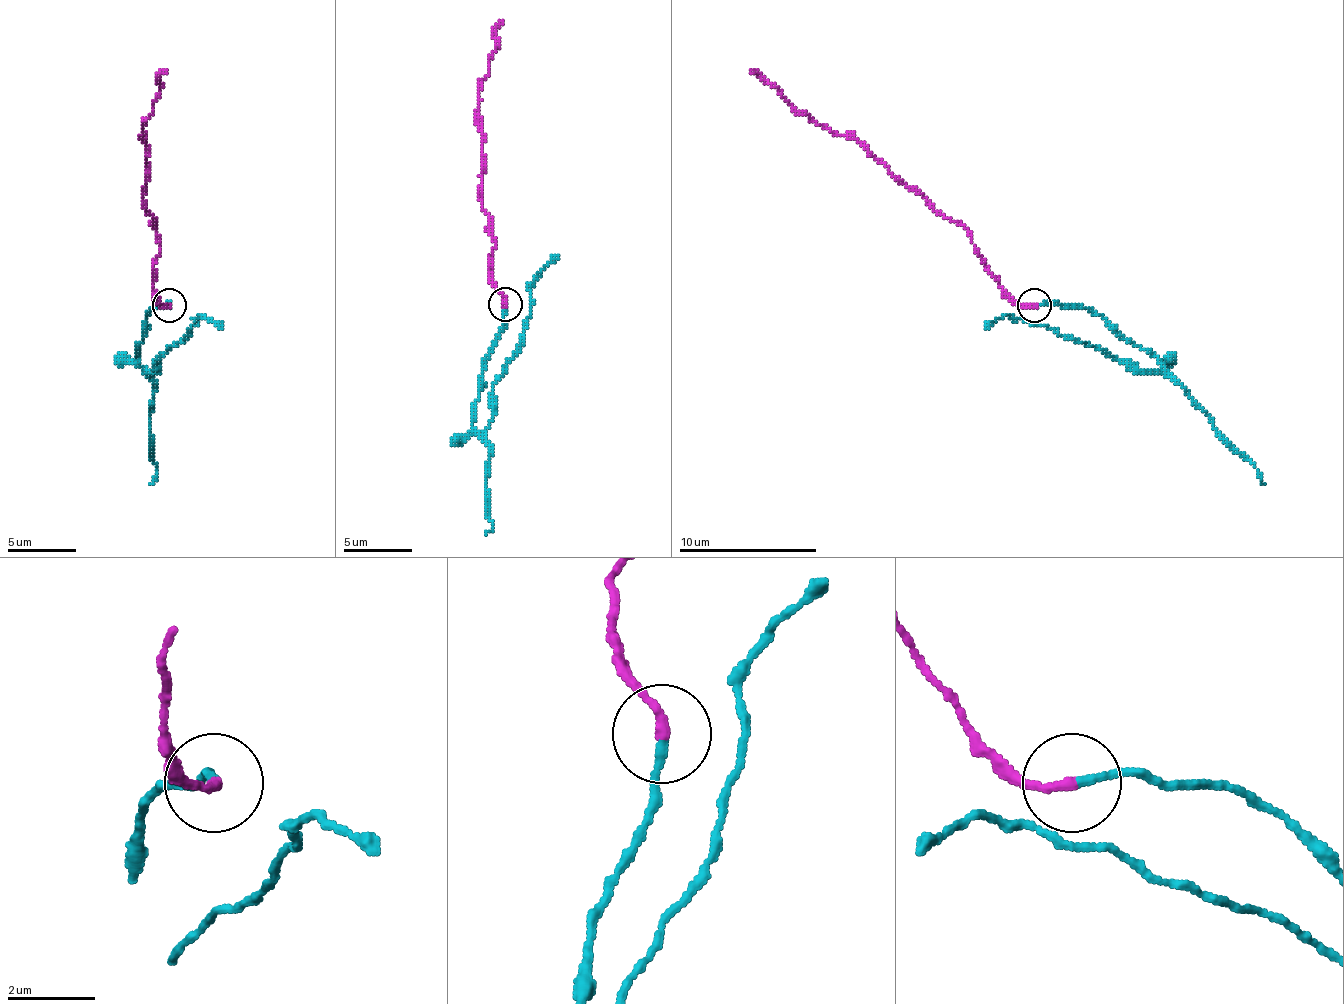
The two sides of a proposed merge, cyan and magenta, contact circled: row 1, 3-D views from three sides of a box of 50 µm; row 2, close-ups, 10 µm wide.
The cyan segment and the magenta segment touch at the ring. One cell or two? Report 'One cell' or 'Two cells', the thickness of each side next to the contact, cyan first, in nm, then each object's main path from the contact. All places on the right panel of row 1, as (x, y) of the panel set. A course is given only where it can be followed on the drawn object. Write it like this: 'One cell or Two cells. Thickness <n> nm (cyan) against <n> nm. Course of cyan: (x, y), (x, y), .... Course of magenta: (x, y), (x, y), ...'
One cell. Thickness 190 nm (cyan) against 220 nm. Course of cyan: (1033, 304), (1082, 304), (1102, 315), (1154, 356), (1161, 370), (1130, 370), (1102, 349), (1002, 315), (985, 328). Course of magenta: (1033, 304), (1020, 304), (1002, 287), (971, 235), (854, 139), (816, 125), (751, 70)

